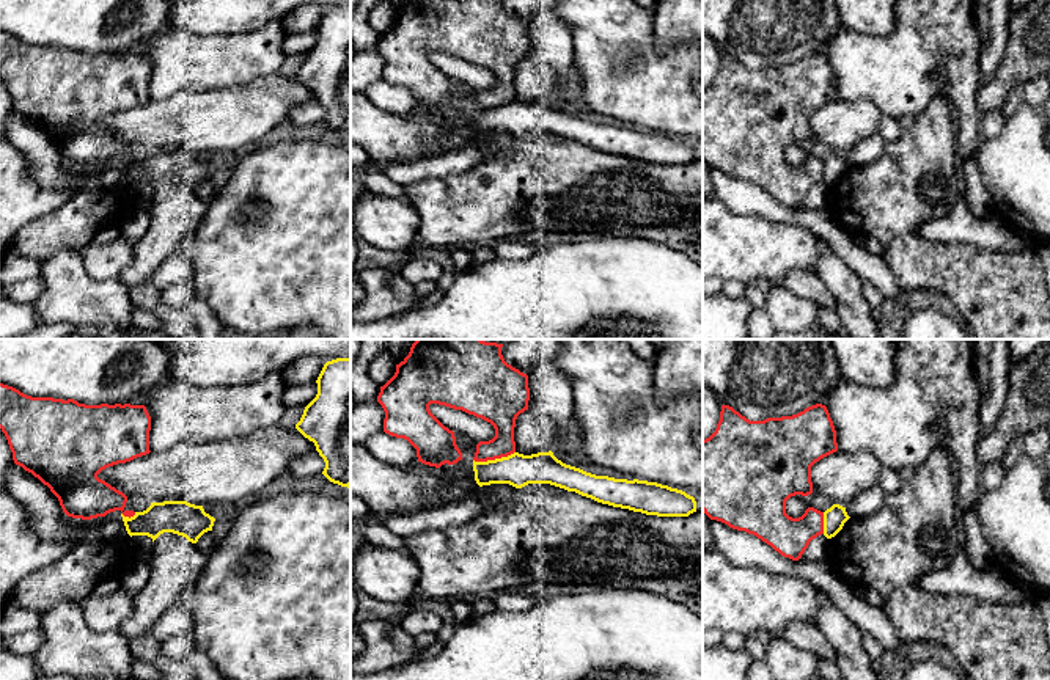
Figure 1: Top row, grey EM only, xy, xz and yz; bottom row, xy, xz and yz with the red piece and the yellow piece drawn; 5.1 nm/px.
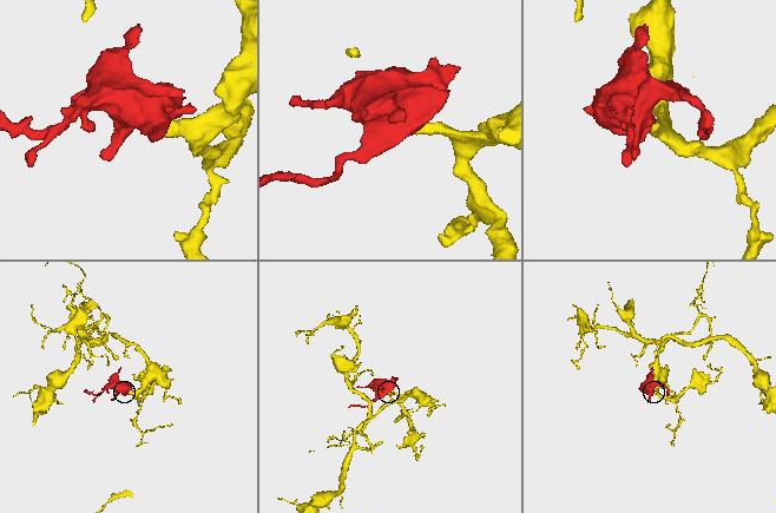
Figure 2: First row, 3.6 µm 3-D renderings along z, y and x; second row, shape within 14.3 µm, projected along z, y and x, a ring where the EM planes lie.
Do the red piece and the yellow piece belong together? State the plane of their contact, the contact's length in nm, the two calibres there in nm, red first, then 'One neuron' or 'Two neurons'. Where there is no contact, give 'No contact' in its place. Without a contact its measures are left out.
Touches red in xz. Shared border 220 nm. Thickness 160 nm (red) against 170 nm. Two neurons

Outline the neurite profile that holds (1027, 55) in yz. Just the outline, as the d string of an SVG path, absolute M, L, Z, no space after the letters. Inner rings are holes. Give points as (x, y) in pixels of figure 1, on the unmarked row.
M1031 0L1025 8L1011 11L1006 52L995 74L979 86L976 101L981 113L1001 112L1012 90L1050 71L1050 0Z

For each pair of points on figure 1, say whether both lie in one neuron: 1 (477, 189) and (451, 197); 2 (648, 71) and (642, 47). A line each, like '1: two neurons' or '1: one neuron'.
1: one neuron
2: one neuron

